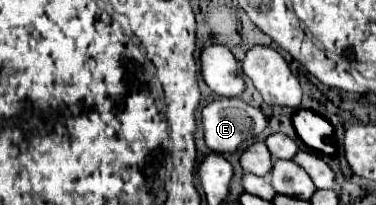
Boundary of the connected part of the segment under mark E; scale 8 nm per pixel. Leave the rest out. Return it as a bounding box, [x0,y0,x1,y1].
[201,98,267,154]

